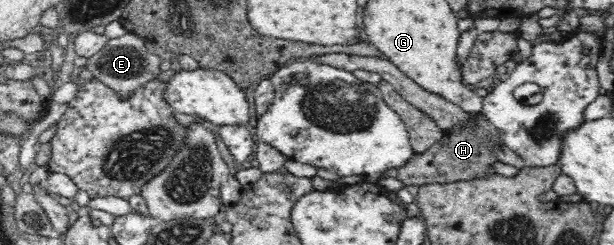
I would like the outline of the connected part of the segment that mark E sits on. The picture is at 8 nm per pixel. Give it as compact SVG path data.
M128 32L118 38L108 39L96 54L87 58L85 68L90 70L94 79L100 80L126 98L138 86L156 79L156 75L160 73L158 65L162 61L158 56L148 53L144 42L137 34Z

